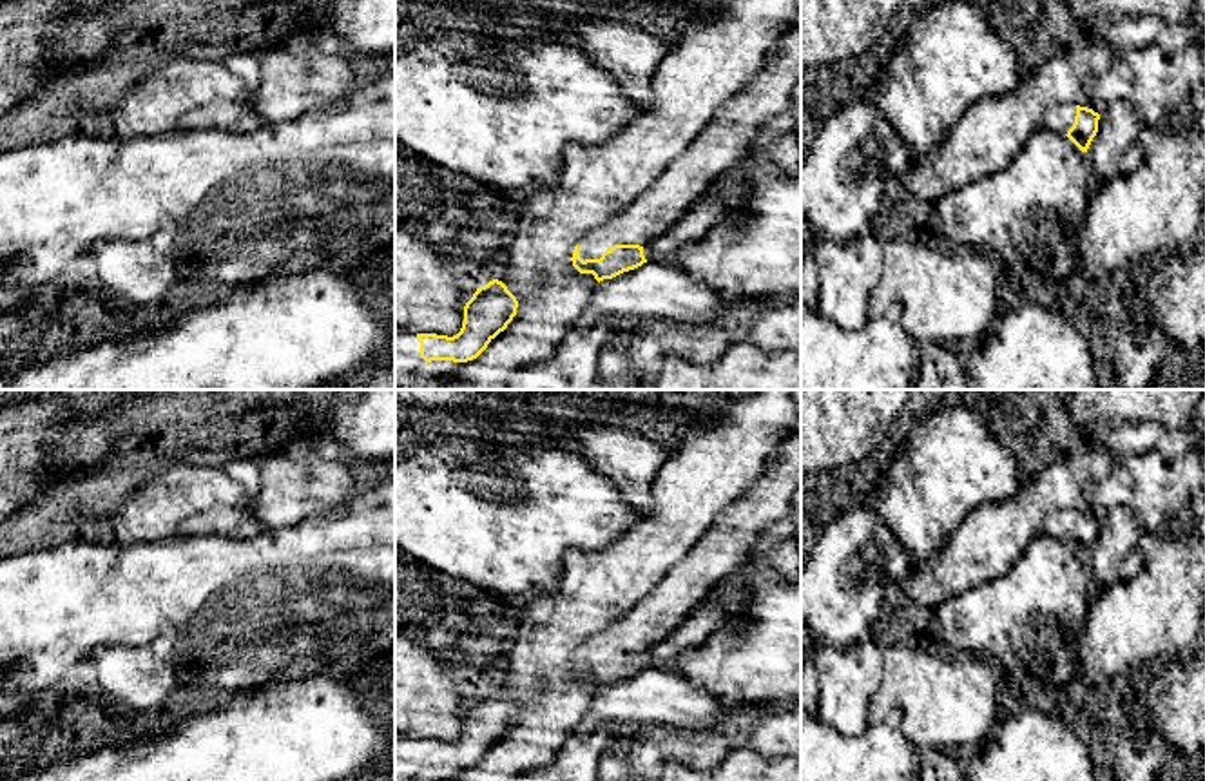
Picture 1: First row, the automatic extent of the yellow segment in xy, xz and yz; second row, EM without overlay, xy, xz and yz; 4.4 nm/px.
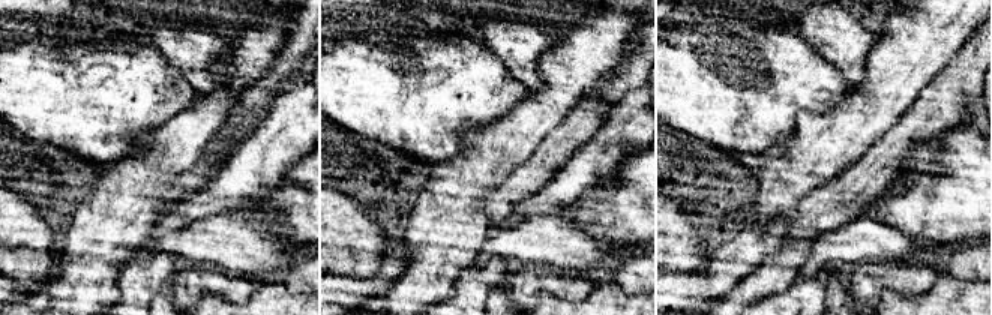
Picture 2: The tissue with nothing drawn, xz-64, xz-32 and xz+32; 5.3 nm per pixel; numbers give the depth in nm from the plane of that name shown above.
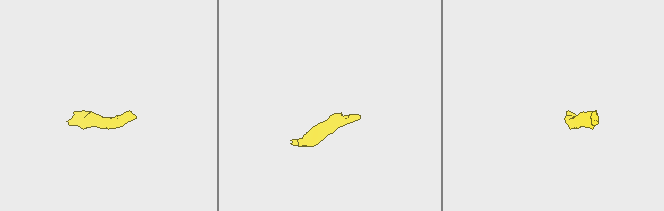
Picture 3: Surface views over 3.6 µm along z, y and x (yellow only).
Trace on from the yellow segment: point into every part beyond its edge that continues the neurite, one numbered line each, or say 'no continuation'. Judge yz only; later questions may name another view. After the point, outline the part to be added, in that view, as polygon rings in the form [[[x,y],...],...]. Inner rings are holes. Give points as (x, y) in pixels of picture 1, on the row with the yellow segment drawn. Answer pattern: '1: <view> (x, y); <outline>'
1: yz (1059, 118); [[[1073,103],[1055,105],[1046,111],[1042,127],[1060,134],[1067,134],[1067,130],[1075,123],[1075,116],[1076,116],[1076,105]]]

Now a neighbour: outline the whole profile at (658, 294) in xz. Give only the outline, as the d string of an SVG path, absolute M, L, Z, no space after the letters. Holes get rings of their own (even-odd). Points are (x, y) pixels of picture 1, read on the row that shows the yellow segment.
M647 261L634 270L600 281L573 328L587 330L603 317L638 317L645 326L723 324L721 317L734 301L719 290L692 279L676 265Z

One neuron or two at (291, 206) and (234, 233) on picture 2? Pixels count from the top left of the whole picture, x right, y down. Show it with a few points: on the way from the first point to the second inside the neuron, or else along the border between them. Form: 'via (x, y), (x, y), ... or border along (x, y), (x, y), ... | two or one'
via (278, 219), (264, 233), (248, 233) | one

